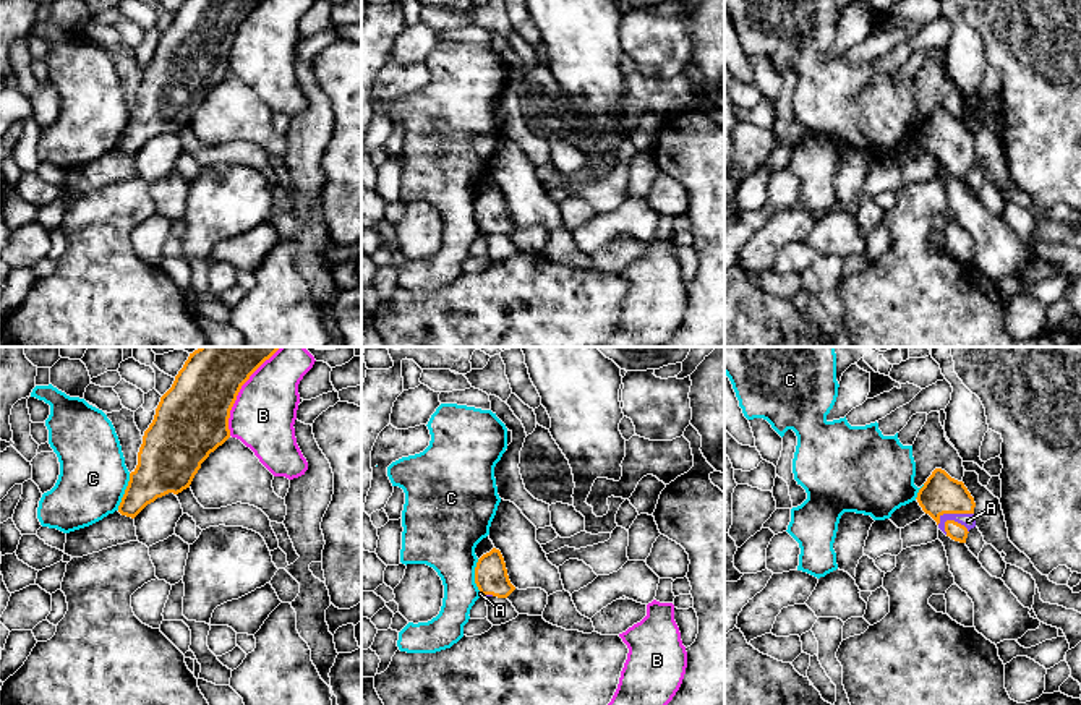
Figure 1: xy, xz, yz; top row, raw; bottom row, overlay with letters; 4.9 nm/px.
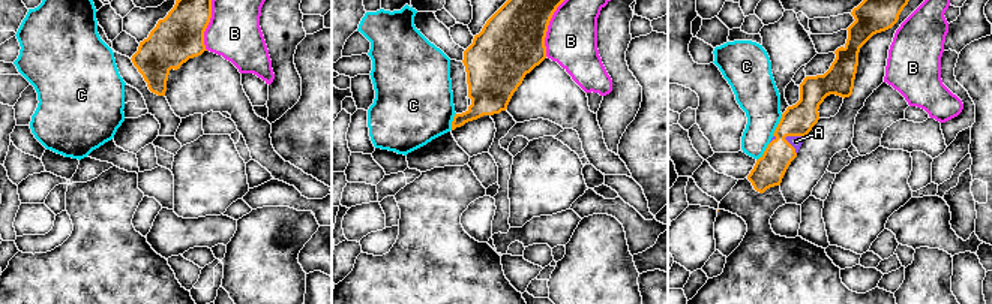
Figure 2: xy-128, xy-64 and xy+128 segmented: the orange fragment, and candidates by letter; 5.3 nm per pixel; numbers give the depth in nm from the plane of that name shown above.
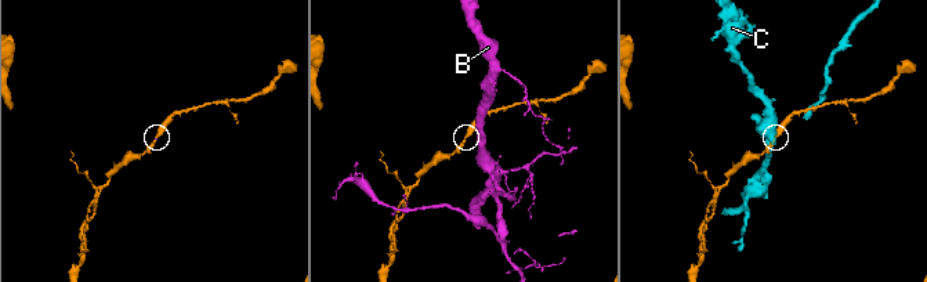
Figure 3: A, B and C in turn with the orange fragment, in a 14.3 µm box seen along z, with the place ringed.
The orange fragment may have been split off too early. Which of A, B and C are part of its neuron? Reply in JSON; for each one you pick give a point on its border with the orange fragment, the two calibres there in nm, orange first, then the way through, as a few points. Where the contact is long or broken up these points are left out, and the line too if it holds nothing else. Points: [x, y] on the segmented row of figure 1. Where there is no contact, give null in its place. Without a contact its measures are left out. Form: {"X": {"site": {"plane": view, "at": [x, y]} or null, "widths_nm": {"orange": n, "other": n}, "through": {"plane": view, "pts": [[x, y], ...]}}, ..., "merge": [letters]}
{"A": {"site": {"plane": "yz", "at": [953, 512]}, "widths_nm": {"orange": 190, "other": 70}, "through": {"plane": "yz", "pts": [[940, 495], [953, 512], [960, 519], [968, 521]]}}, "merge": ["A"]}

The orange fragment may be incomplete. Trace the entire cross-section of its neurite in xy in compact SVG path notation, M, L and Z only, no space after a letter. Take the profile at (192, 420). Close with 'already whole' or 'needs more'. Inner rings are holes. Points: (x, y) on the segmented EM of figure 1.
M199 347L190 353L172 387L160 397L156 415L144 431L138 465L118 506L135 519L147 504L169 493L190 488L201 464L230 438L229 418L241 386L280 347Z; already whole

